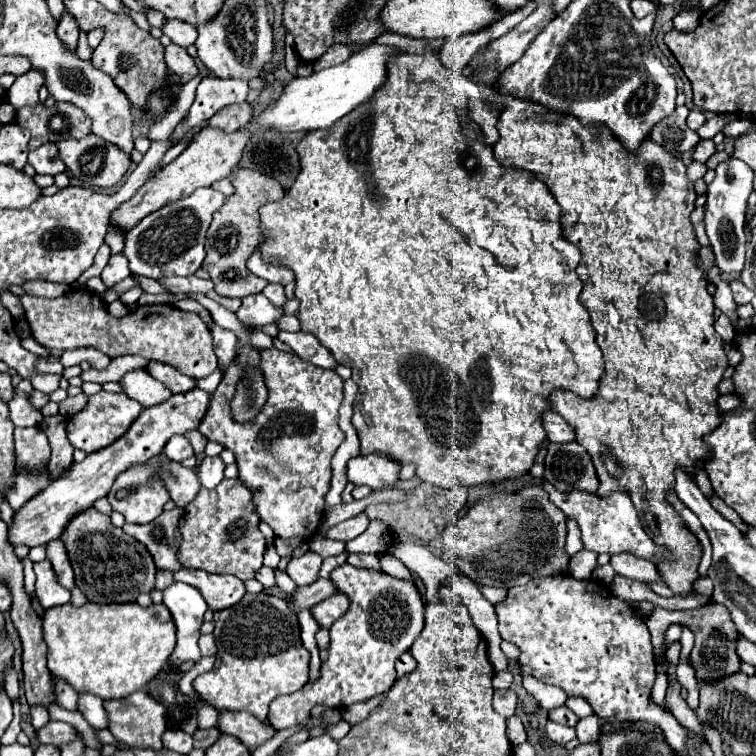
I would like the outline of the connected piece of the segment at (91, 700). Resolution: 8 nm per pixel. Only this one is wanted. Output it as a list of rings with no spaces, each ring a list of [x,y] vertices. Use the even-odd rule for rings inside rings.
[[[78,694],[78,710],[86,718],[86,722],[92,728],[106,728],[106,712],[102,706],[102,698],[96,698],[94,694]]]

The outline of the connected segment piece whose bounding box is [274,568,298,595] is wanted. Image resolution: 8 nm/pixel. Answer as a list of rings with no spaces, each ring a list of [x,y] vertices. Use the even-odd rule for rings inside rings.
[[[278,568],[274,570],[276,585],[286,594],[291,595],[298,587],[286,572],[280,571]]]

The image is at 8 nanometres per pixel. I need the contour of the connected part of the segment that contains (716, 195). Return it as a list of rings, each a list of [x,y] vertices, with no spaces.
[[[730,156],[726,162],[718,164],[716,178],[708,184],[704,224],[706,224],[710,244],[714,248],[720,272],[740,272],[744,266],[744,252],[746,252],[744,214],[746,214],[748,196],[752,192],[752,180],[754,180],[754,170],[748,164],[740,162],[738,158]]]

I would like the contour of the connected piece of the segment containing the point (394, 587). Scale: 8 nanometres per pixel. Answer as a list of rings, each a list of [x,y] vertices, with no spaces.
[[[350,564],[334,568],[330,580],[336,590],[350,598],[348,612],[330,628],[328,660],[320,666],[320,678],[306,682],[298,692],[280,696],[270,704],[268,722],[276,730],[302,728],[318,704],[326,708],[346,708],[390,690],[396,680],[398,656],[410,650],[424,628],[422,594],[414,580],[402,580],[382,570],[352,568]]]

